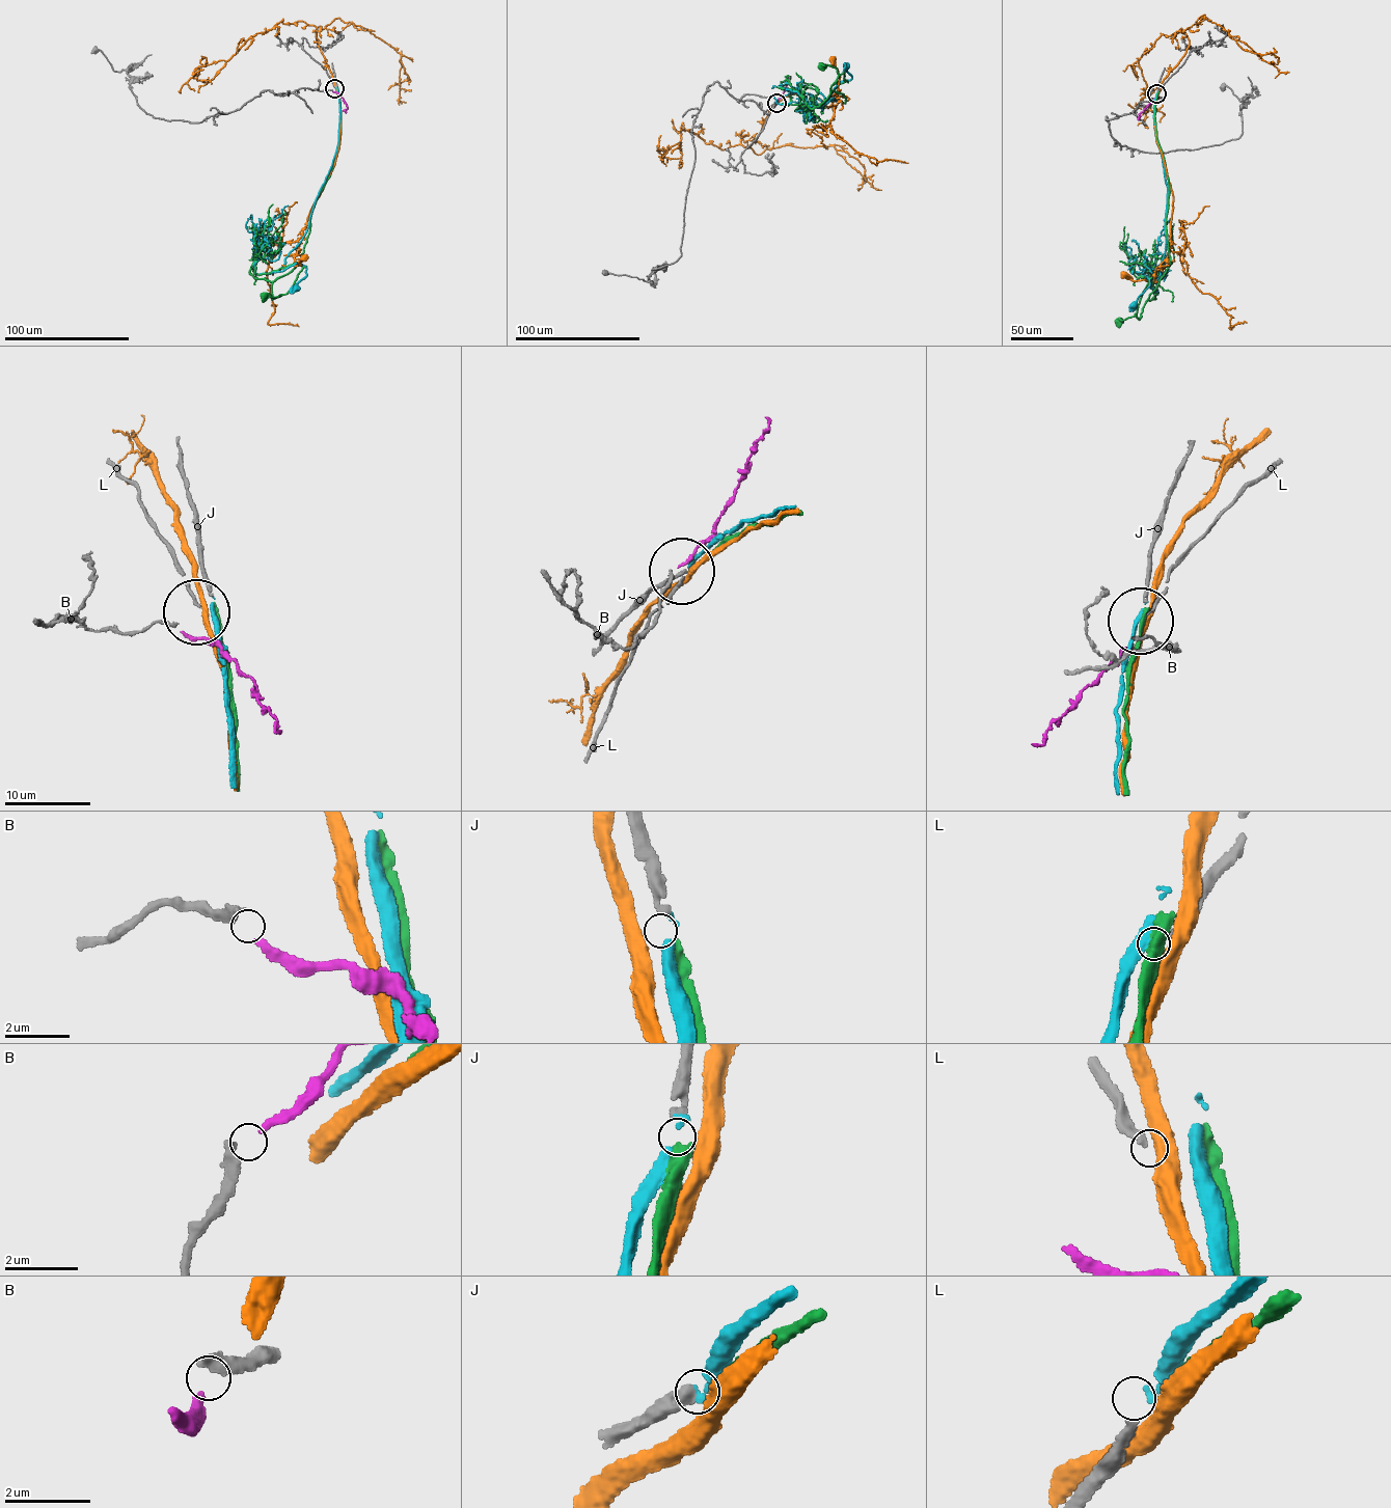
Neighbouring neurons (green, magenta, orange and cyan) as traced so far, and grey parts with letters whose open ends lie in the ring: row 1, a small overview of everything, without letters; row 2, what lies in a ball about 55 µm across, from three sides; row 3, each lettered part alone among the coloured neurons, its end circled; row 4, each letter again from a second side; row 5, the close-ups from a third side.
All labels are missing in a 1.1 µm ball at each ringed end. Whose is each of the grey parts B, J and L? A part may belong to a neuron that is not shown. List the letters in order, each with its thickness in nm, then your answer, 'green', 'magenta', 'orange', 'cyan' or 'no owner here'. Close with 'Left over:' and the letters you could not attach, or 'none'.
B: 280 nm | magenta
J: 280 nm | cyan
L: 200 nm | no owner here
Left over: L

